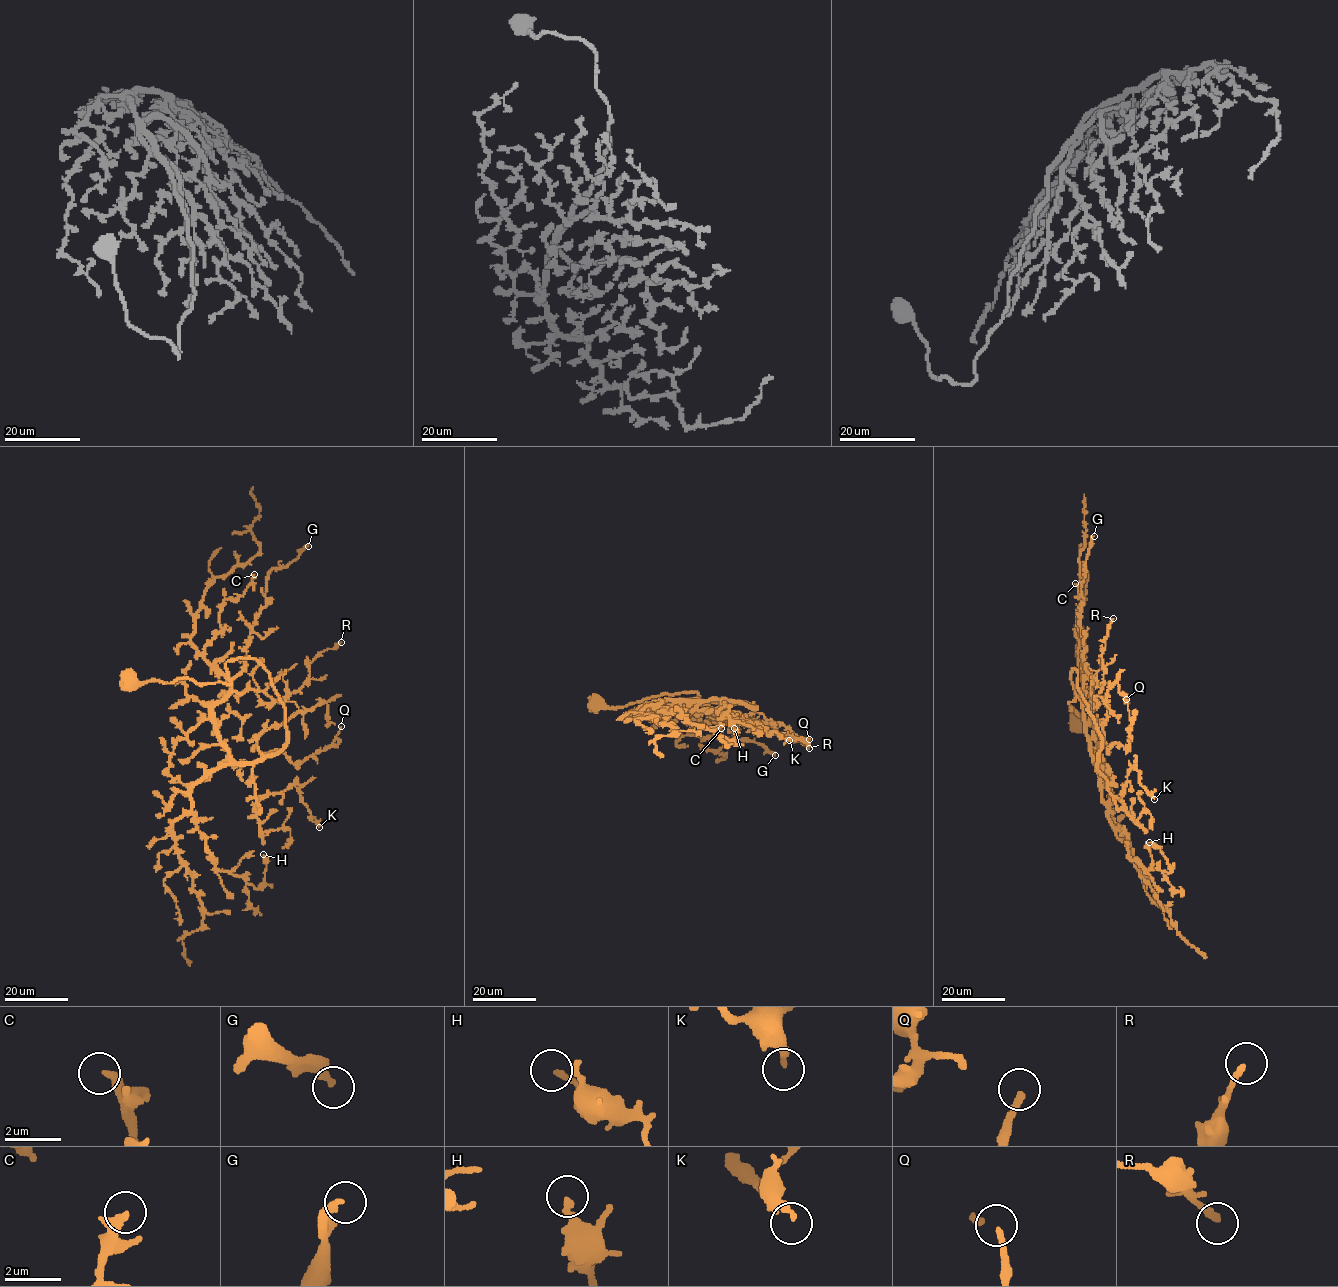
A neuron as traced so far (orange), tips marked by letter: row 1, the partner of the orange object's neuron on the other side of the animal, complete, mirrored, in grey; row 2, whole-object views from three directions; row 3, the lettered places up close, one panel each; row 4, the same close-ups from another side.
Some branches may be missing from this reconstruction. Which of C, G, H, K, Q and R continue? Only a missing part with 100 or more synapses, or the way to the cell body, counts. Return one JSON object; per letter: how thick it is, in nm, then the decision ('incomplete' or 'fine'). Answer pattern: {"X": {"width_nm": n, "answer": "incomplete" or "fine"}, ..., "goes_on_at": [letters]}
{"C": {"width_nm": 260, "answer": "fine"}, "G": {"width_nm": 280, "answer": "fine"}, "H": {"width_nm": 200, "answer": "fine"}, "K": {"width_nm": 240, "answer": "fine"}, "Q": {"width_nm": 220, "answer": "fine"}, "R": {"width_nm": 200, "answer": "fine"}, "goes_on_at": []}

